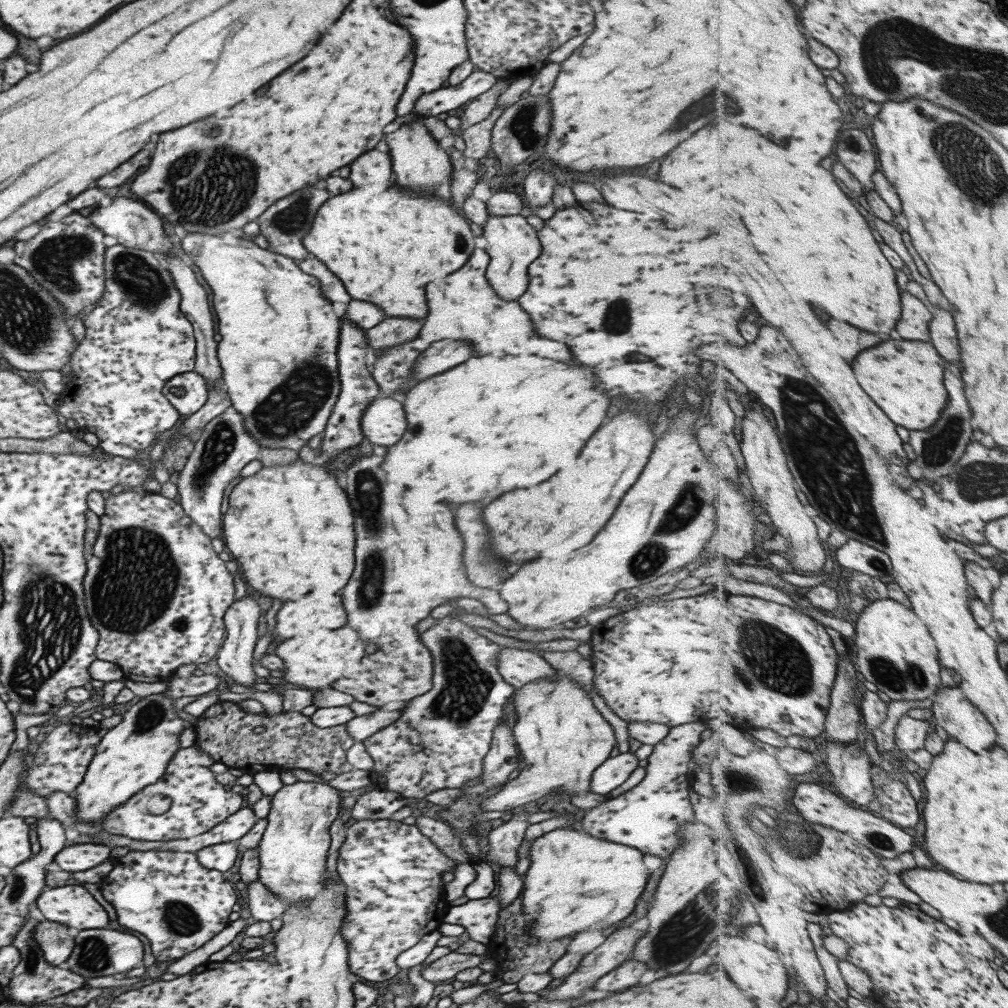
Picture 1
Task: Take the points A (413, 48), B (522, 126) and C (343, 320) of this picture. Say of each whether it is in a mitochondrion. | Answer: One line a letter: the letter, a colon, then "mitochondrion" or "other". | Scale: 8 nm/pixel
A: other
B: mitochondrion
C: other

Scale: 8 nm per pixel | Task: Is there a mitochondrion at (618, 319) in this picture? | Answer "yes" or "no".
yes

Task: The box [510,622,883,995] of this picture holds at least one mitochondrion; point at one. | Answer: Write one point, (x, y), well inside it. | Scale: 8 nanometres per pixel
(679, 938)

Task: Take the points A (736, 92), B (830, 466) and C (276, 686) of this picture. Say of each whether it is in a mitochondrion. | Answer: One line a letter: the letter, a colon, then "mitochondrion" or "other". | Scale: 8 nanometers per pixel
A: mitochondrion
B: mitochondrion
C: other

